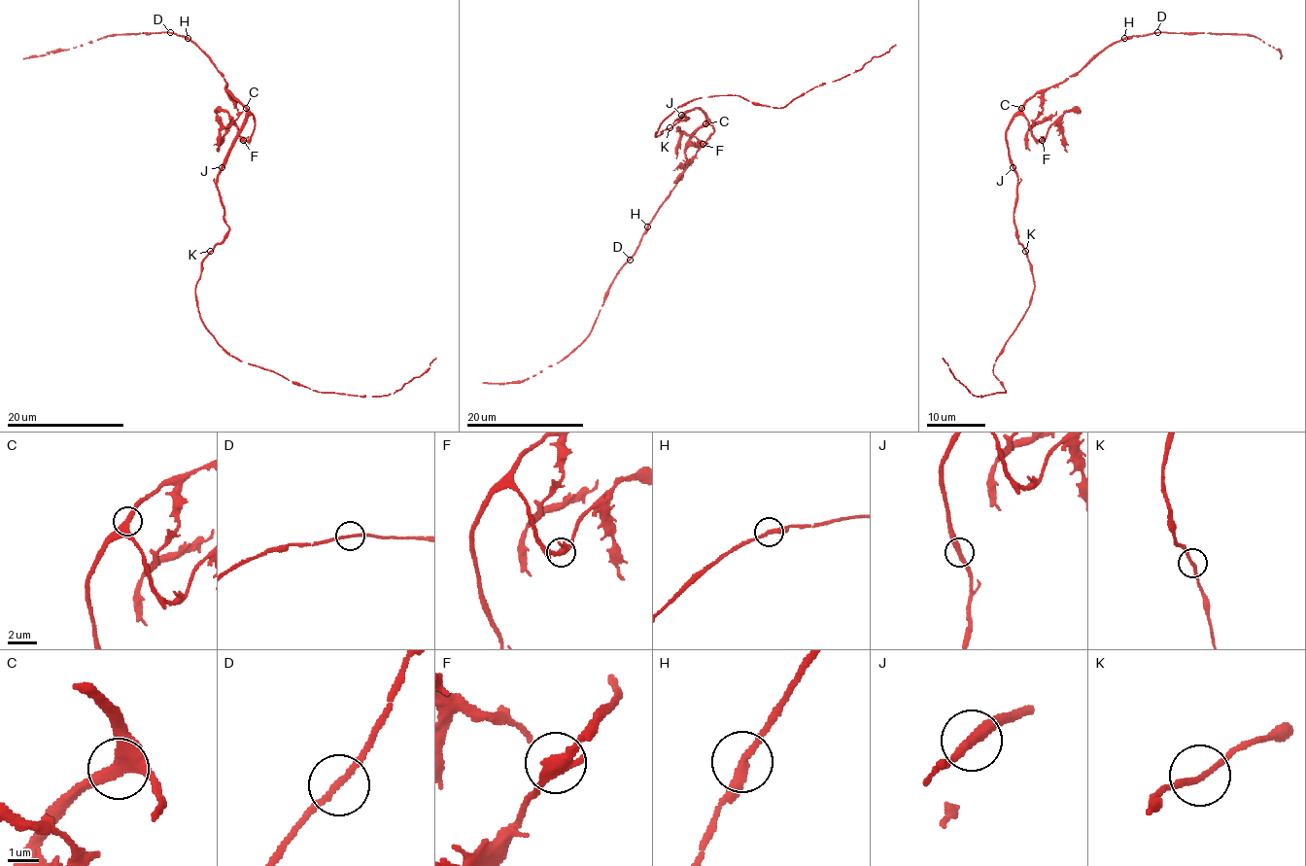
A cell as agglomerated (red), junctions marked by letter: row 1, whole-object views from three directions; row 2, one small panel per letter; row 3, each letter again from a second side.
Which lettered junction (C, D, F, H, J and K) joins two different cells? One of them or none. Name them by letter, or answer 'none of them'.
none of them

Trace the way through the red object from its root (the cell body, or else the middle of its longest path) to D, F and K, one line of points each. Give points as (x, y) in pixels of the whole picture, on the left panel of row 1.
D: (218, 172), (243, 122), (246, 109), (225, 88), (225, 80), (206, 54), (191, 40), (169, 33)
F: (218, 172), (240, 125), (252, 115), (255, 122), (252, 136), (243, 140)
K: (218, 172), (217, 189), (228, 234), (211, 251)

